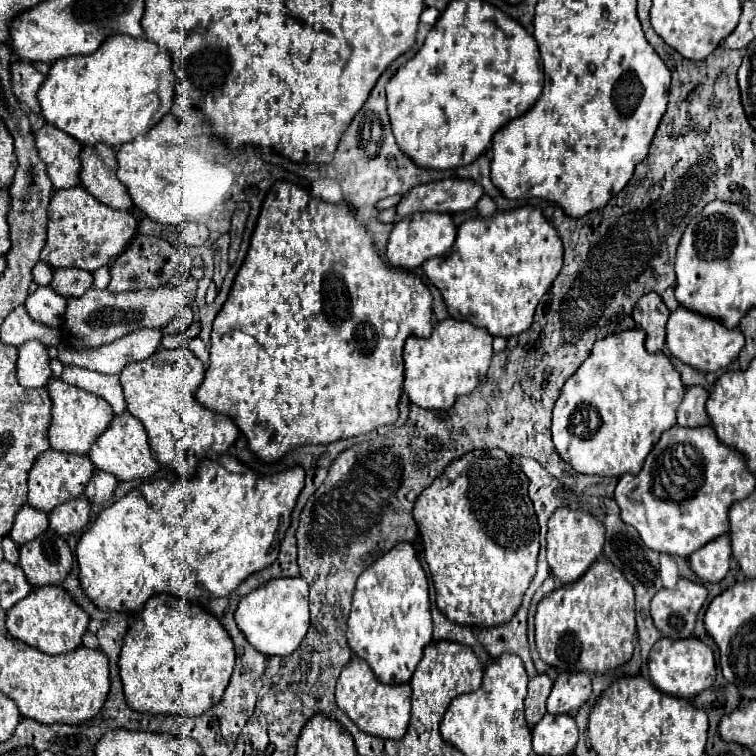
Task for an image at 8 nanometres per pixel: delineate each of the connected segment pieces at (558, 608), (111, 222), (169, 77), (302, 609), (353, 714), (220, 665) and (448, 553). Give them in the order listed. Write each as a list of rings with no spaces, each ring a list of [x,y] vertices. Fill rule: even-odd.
[[[598,558],[576,582],[546,594],[536,608],[536,648],[540,658],[564,672],[598,672],[618,668],[634,652],[634,588],[606,558]]]
[[[82,184],[68,190],[56,190],[52,194],[52,206],[48,206],[48,232],[44,250],[40,252],[40,260],[52,270],[80,268],[94,272],[122,254],[134,238],[136,230],[138,222],[132,212],[102,204],[100,200],[92,198],[92,194],[88,194]]]
[[[126,34],[108,36],[96,54],[68,56],[54,62],[38,90],[46,122],[52,122],[86,146],[96,142],[120,146],[138,134],[146,134],[172,110],[174,96],[176,78],[168,52],[146,38]]]
[[[300,576],[274,578],[264,586],[258,586],[252,594],[244,596],[236,608],[236,624],[244,632],[246,640],[266,656],[292,654],[308,632],[308,584]]]
[[[352,658],[344,666],[336,684],[336,704],[338,708],[366,734],[400,740],[406,734],[410,720],[410,684],[382,684],[372,668],[362,658]]]
[[[156,594],[146,602],[144,610],[138,614],[138,622],[124,636],[124,646],[120,652],[120,678],[126,702],[132,710],[146,714],[200,716],[220,702],[230,682],[234,662],[236,652],[232,640],[216,616],[198,604],[176,598],[176,594]]]
[[[494,448],[472,450],[460,456],[460,460],[452,460],[452,464],[448,464],[444,472],[422,490],[420,498],[416,498],[412,514],[434,578],[436,604],[440,612],[462,626],[492,628],[508,622],[520,608],[522,594],[536,574],[536,558],[540,550],[538,522],[532,500],[528,498],[528,478],[522,474],[516,458]]]

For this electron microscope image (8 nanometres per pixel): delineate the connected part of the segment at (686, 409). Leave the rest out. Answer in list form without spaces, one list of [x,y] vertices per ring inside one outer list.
[[[690,386],[686,388],[686,396],[680,402],[678,410],[676,410],[676,418],[678,418],[678,426],[702,426],[702,424],[710,424],[708,412],[704,408],[708,400],[708,392],[702,386]]]

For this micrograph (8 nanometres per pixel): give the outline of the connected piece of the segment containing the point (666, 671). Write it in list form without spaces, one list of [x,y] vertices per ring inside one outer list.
[[[660,638],[648,656],[650,680],[656,688],[670,696],[694,698],[702,690],[710,688],[716,678],[716,660],[710,646],[706,646],[698,638]]]

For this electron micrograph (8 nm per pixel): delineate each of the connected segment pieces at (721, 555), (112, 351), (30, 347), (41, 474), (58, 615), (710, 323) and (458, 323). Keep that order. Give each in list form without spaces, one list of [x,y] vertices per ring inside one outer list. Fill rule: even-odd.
[[[724,534],[724,536],[714,538],[712,542],[704,544],[700,550],[696,550],[688,558],[688,562],[700,580],[720,582],[730,568],[730,556],[732,556],[730,536]]]
[[[136,330],[124,338],[106,344],[98,350],[74,350],[72,346],[58,346],[58,360],[62,364],[74,364],[80,368],[96,370],[102,374],[120,374],[130,362],[152,356],[162,342],[162,330]]]
[[[26,342],[18,350],[18,382],[24,388],[46,386],[52,376],[48,362],[50,358],[40,342]]]
[[[48,450],[44,452],[32,466],[30,476],[28,476],[28,504],[34,508],[40,508],[44,512],[52,512],[58,504],[64,504],[68,500],[78,498],[84,492],[84,486],[94,474],[94,466],[90,462],[88,454],[70,454],[70,452],[60,452],[60,450]]]
[[[40,586],[34,588],[24,600],[20,600],[16,606],[8,610],[8,620],[6,620],[8,632],[42,650],[48,654],[64,654],[70,650],[76,650],[82,644],[82,634],[86,632],[88,626],[88,614],[72,598],[66,594],[64,588],[60,586]]]
[[[678,306],[668,318],[666,346],[668,352],[684,364],[690,364],[692,368],[702,372],[716,372],[728,366],[738,356],[744,346],[744,336],[738,328],[726,328],[718,318],[710,318],[700,312],[684,310],[684,306]]]
[[[446,318],[434,326],[430,338],[410,336],[406,340],[406,346],[404,346],[404,364],[406,364],[404,392],[418,406],[432,408],[432,410],[448,410],[456,402],[458,396],[470,394],[484,380],[486,370],[490,366],[490,358],[492,358],[492,336],[488,334],[488,330],[472,326],[466,320]]]

